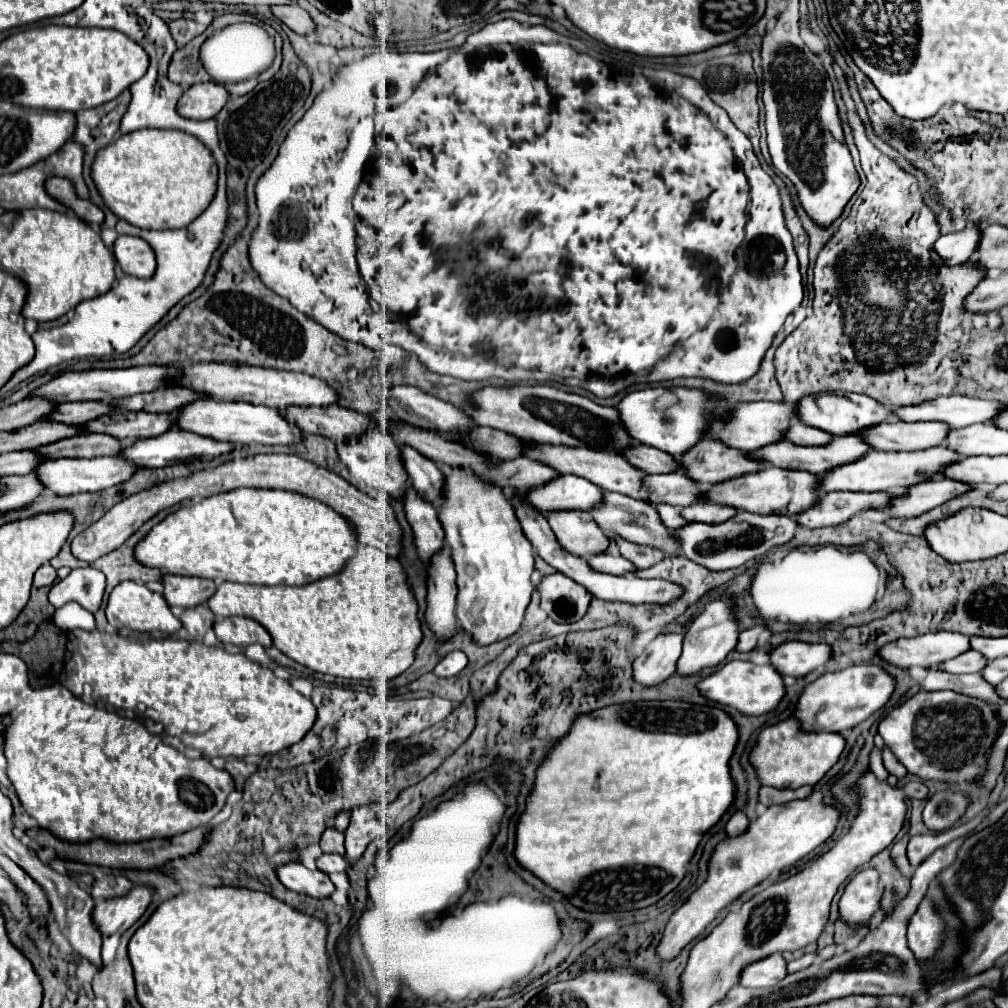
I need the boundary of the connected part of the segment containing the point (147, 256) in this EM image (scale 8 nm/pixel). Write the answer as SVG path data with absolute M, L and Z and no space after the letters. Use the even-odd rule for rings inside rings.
M119 236L113 242L113 258L117 260L117 266L129 276L135 278L147 278L153 276L155 268L155 256L149 244L145 240L135 236Z

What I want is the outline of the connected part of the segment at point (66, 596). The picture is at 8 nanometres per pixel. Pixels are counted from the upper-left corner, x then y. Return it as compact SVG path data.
M75 568L63 580L51 586L49 602L59 608L67 602L79 602L85 610L97 612L105 592L105 574L97 568Z

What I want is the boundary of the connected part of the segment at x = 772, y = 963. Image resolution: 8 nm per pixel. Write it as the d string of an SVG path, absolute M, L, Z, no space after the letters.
M771 954L763 960L747 964L739 976L739 984L747 988L769 988L787 976L787 962L781 954Z

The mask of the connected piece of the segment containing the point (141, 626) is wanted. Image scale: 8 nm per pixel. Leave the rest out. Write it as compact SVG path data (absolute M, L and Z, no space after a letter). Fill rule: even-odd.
M137 582L119 584L109 596L105 614L107 614L107 622L115 628L131 628L131 630L137 630L137 632L159 630L159 632L165 632L165 634L173 634L181 628L181 622L171 614L169 604L165 602L163 594L151 592L151 590L147 590L147 586L137 584Z

